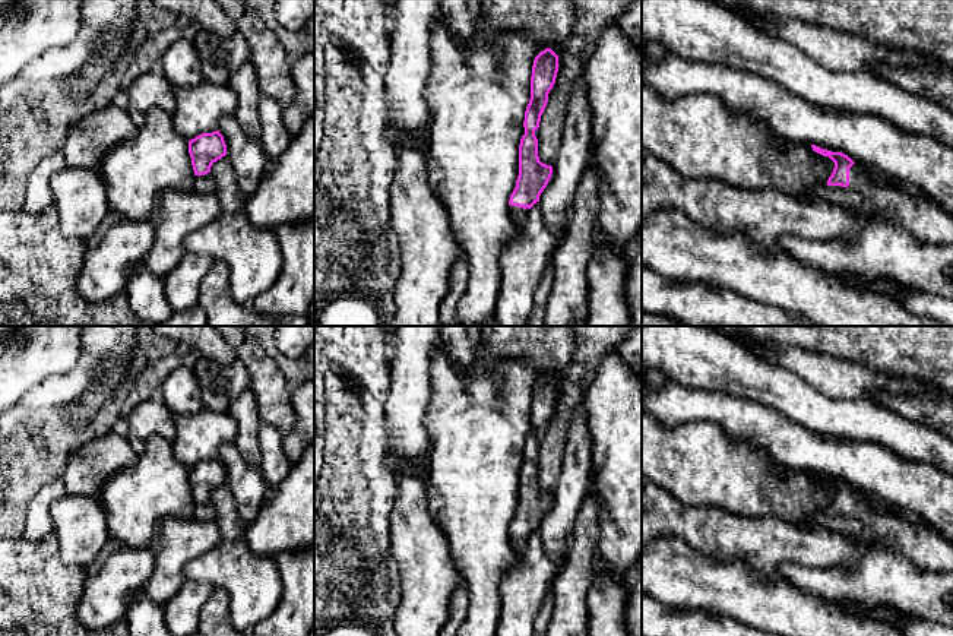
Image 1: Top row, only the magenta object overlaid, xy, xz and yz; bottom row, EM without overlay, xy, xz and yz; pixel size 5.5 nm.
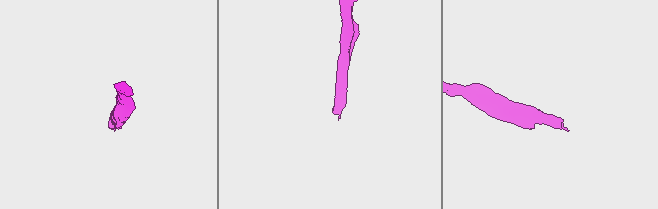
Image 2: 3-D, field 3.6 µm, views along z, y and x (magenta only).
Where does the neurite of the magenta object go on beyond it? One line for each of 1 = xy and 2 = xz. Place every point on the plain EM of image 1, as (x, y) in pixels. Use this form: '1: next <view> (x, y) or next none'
1: next xy (205, 512)
2: next xz (518, 541)

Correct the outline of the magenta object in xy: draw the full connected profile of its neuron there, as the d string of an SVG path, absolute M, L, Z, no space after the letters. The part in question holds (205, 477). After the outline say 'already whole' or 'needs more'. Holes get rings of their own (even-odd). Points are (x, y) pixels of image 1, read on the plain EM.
M219 458L202 461L189 468L189 481L194 499L194 519L209 522L215 519L215 507L210 501L213 490L227 482L227 472Z | needs more

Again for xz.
M545 376L534 387L531 427L525 439L525 459L519 472L519 503L509 526L516 556L522 554L529 537L539 529L553 503L553 494L542 491L538 484L538 455L548 421L555 411L558 393L558 383L551 376Z | needs more

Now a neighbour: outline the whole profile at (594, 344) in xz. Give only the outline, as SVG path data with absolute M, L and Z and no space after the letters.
M573 326L576 349L558 393L555 411L548 421L547 434L538 455L538 484L553 493L558 478L567 430L583 396L593 382L602 360L620 351L634 326Z

